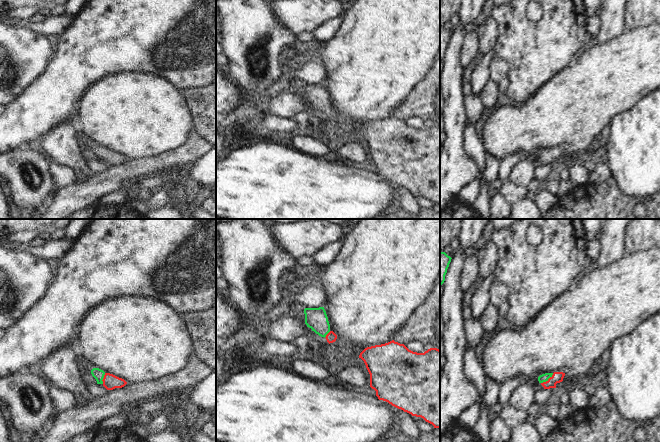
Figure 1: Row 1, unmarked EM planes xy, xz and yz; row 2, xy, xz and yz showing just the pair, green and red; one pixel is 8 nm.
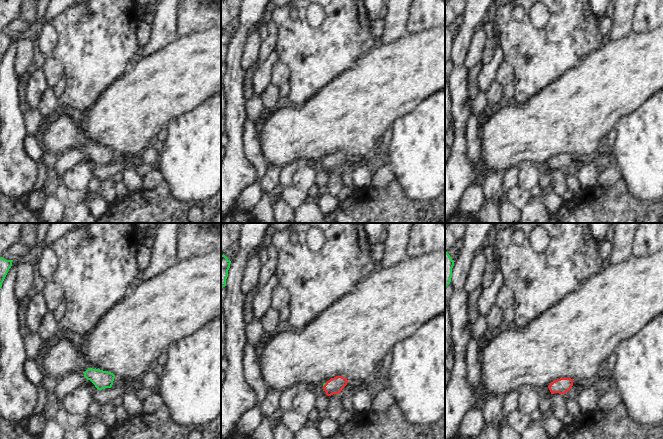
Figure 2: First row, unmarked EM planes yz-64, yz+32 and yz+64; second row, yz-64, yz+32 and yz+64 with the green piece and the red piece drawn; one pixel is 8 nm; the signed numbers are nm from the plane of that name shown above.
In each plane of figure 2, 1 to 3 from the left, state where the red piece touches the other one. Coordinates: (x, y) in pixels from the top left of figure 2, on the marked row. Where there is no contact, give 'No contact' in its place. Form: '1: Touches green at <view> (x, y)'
1: No contact
2: Touches green at yz+32 (324, 384)
3: No contact

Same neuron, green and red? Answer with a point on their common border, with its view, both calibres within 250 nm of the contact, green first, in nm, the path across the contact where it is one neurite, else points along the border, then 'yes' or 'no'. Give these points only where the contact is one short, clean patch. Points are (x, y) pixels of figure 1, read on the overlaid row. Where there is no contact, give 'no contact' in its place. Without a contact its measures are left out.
contact yz (547, 379); calibres 70 and 90 nm; way yz (542, 378), (547, 379), (557, 377); yes

